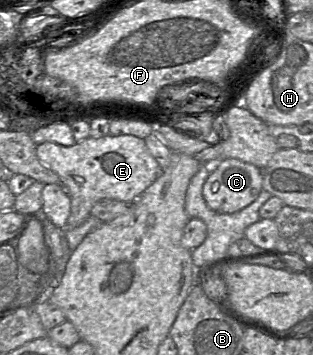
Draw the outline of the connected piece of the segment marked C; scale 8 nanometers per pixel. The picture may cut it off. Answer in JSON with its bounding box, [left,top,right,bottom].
[202,159,262,213]

